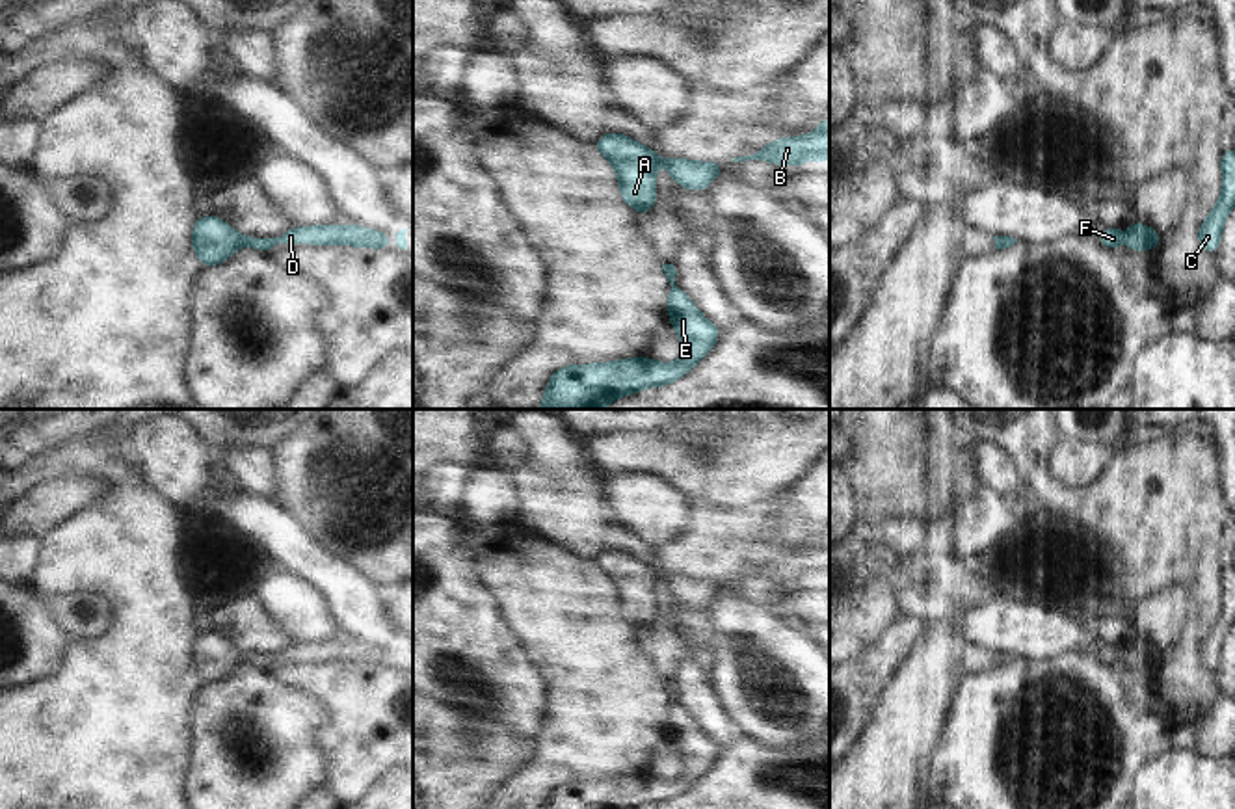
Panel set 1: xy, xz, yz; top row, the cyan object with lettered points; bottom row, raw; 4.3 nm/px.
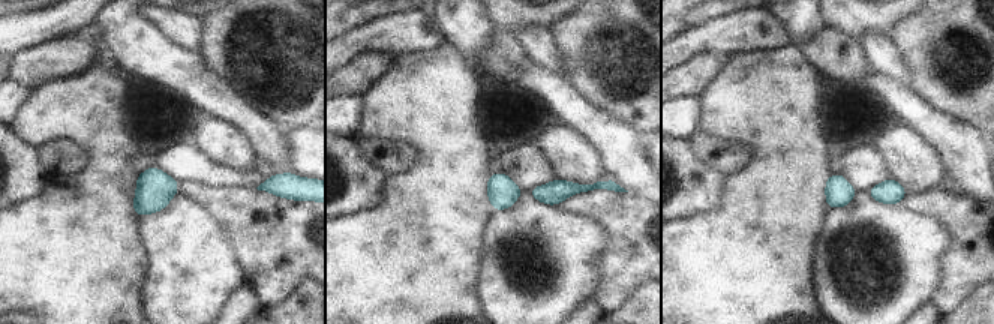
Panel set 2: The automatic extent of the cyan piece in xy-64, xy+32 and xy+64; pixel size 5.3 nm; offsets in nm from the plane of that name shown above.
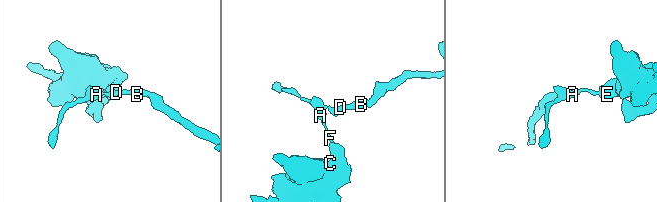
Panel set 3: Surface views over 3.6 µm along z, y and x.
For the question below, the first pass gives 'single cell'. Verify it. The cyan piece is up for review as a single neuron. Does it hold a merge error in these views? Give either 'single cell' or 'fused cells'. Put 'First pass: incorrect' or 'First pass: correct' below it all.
single cell
First pass: correct

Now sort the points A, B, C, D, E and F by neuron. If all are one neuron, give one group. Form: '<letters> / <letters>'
A B C D E F

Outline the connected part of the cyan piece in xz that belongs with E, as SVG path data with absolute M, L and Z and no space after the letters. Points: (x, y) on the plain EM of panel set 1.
M662 681L671 707L668 710L670 740L677 746L683 776L662 781L649 774L597 781L569 781L556 787L545 809L638 809L666 803L692 787L718 759L720 746L705 736L683 705L675 703L675 683Z

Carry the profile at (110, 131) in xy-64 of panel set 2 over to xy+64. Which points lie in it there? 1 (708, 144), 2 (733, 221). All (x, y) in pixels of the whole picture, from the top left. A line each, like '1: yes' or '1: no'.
1: no
2: yes

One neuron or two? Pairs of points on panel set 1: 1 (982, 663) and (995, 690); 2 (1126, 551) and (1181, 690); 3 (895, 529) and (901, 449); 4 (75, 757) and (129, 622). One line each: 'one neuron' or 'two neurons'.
1: two neurons
2: one neuron
3: two neurons
4: one neuron

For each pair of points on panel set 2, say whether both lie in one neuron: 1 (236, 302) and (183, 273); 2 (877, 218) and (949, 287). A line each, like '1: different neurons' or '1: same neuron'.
1: different neurons
2: different neurons

